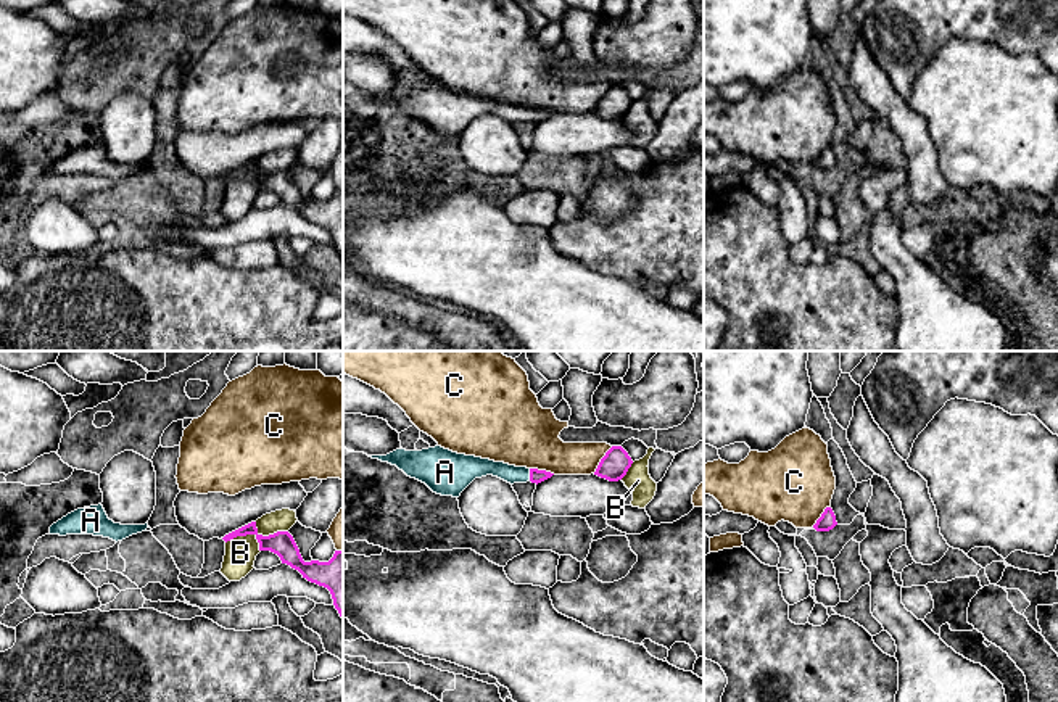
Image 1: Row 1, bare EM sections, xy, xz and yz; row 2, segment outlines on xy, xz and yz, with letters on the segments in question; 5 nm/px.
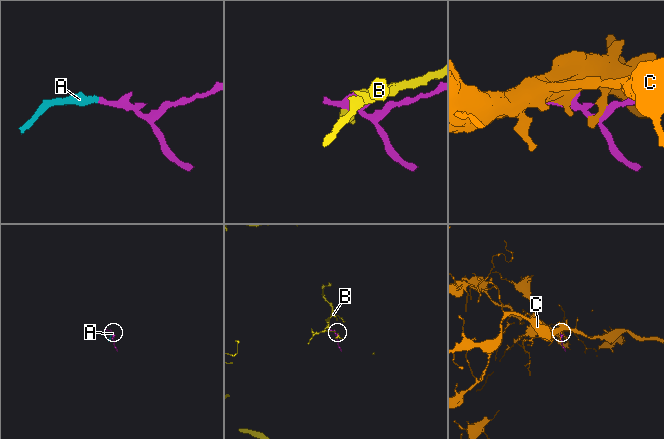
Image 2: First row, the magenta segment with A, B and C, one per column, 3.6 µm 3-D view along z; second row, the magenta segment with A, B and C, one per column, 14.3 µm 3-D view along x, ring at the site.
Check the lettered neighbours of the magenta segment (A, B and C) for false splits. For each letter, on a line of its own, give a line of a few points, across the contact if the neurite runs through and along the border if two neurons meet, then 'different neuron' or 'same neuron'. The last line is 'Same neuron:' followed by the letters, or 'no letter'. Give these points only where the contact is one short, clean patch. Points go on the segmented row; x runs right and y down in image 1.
A: line xz (537, 475), (530, 475), (482, 467); same neuron
B: different neuron
C: different neuron
Same neuron: A

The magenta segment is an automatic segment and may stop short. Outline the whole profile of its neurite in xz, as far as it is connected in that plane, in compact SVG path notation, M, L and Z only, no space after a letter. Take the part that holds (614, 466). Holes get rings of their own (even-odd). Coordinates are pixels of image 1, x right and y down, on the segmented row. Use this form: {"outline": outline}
{"outline": "M612 446L601 459L594 475L609 481L618 481L626 475L631 464L631 457L622 446Z"}

